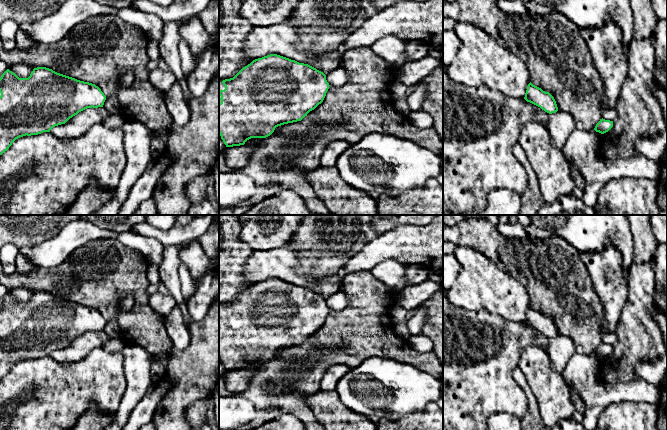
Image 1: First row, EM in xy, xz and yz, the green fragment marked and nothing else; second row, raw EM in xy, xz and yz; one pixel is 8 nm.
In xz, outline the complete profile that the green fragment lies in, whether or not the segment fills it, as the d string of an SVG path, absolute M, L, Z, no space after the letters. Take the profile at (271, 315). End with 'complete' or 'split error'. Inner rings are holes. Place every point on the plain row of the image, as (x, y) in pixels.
M270 278L253 284L233 302L219 304L219 358L226 371L244 369L251 362L266 362L276 351L301 345L321 328L329 313L326 299L316 292L295 284Z; split error

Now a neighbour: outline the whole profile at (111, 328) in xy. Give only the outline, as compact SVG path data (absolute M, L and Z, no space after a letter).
M116 320L107 321L103 331L110 337L110 339L120 336L120 328Z

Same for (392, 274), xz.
M382 261L371 273L391 291L397 303L399 294L406 287L405 265L397 261Z

